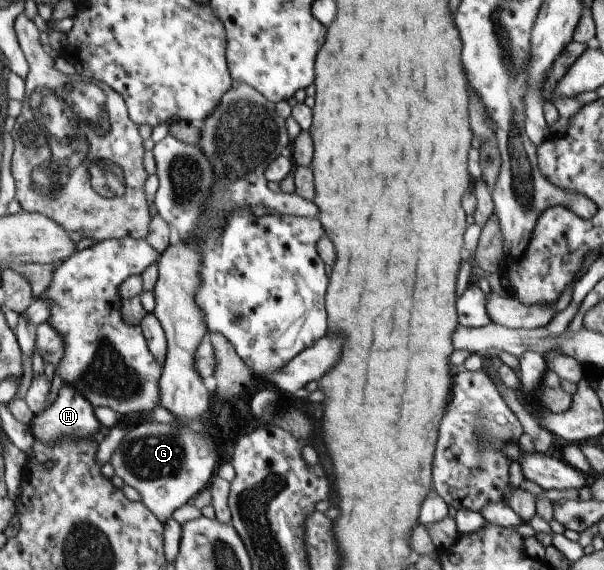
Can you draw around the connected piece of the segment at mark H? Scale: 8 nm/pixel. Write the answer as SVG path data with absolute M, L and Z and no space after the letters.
M62 383L54 401L45 408L39 415L33 415L30 422L30 430L34 439L52 444L60 437L81 439L90 437L96 441L100 440L98 434L99 422L93 415L93 406L78 392L71 384Z

